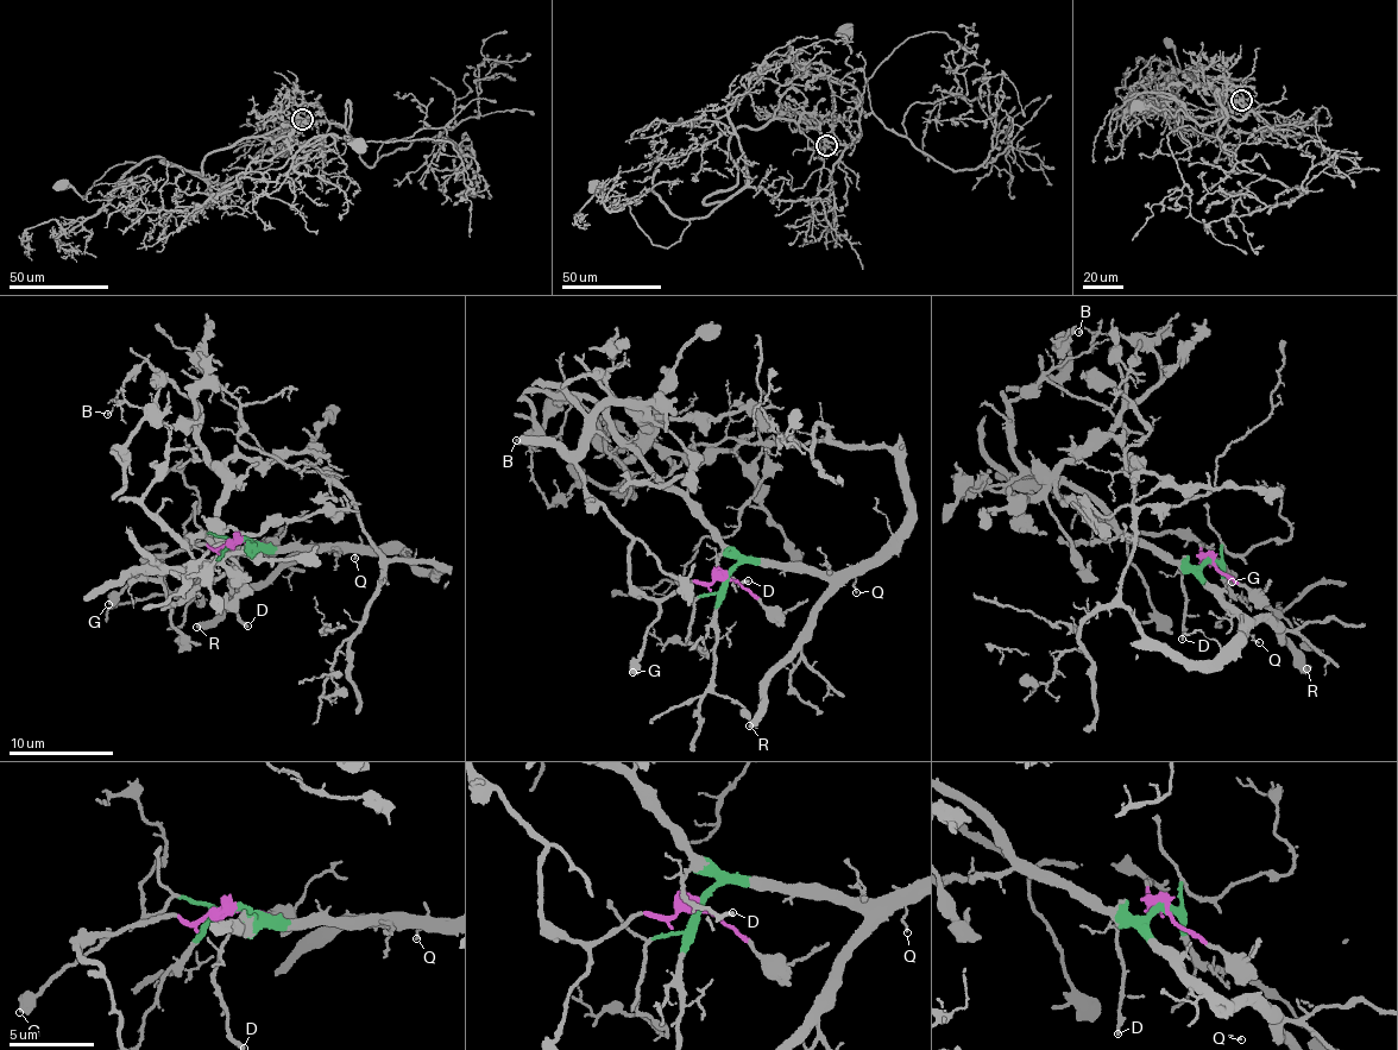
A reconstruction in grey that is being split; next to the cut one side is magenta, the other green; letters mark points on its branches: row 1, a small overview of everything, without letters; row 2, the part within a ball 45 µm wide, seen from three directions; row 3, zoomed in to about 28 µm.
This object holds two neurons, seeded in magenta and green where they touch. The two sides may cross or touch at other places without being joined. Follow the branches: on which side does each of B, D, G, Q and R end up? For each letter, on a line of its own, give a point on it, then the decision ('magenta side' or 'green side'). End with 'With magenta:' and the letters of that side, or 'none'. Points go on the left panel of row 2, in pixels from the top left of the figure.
B: at (107, 414); green side
D: at (247, 626); green side
G: at (108, 604); magenta side
Q: at (354, 558); green side
R: at (196, 627); green side
With magenta: G

